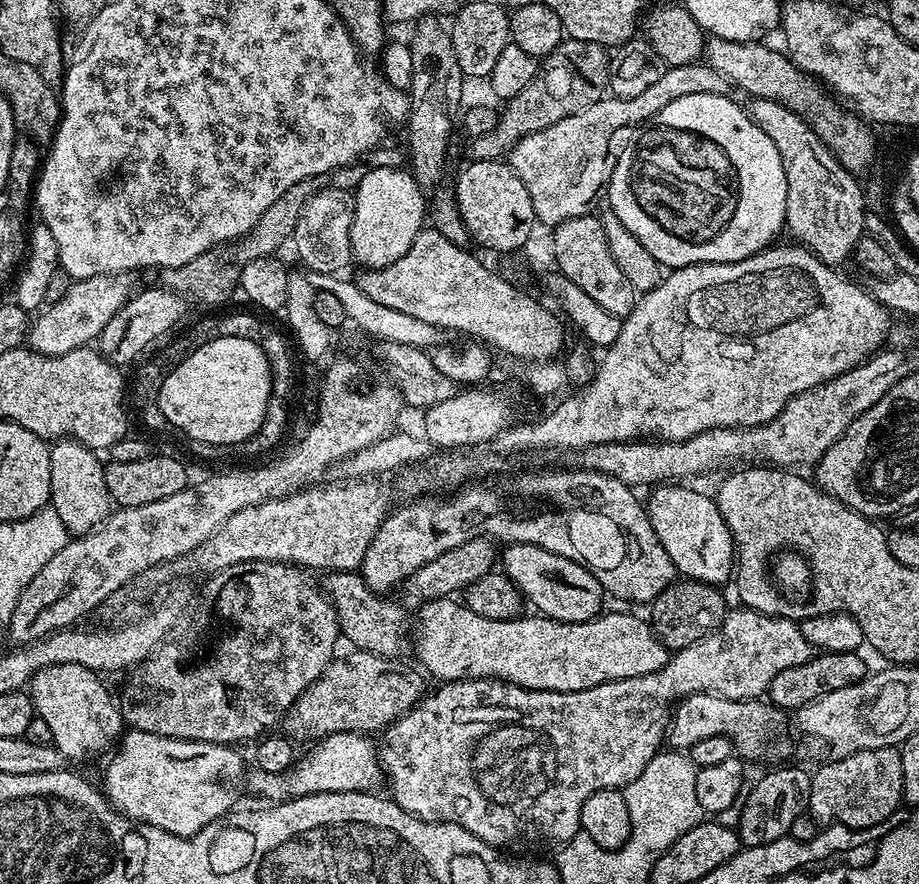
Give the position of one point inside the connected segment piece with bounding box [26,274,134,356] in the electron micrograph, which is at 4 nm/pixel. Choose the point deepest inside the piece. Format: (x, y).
(76, 320)

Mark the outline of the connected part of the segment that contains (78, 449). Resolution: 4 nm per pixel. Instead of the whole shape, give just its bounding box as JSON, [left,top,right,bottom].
[50,440,110,536]

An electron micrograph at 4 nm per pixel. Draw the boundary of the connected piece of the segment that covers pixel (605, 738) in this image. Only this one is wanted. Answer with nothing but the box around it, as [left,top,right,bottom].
[378,606,814,846]

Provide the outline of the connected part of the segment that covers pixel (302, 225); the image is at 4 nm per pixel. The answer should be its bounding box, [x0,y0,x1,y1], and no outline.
[292,188,356,274]

